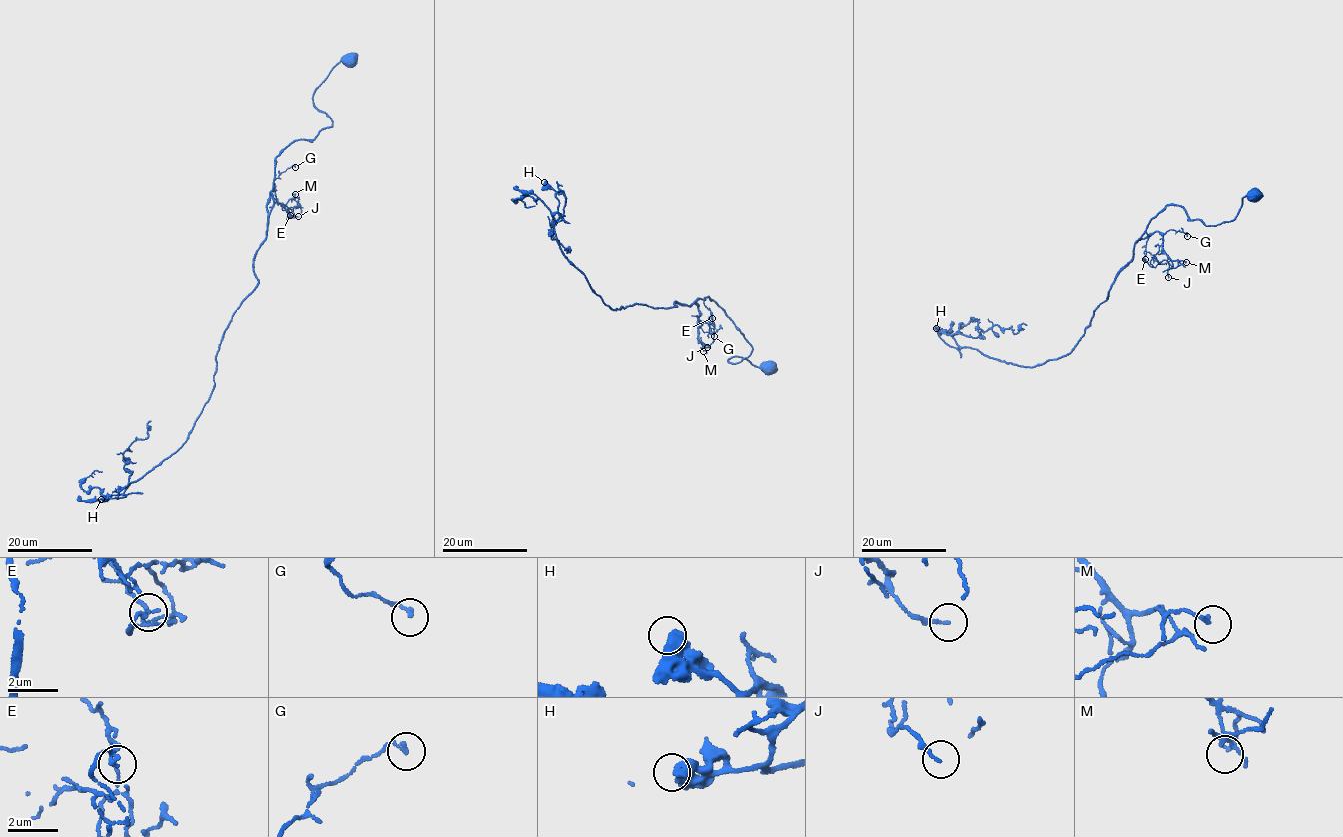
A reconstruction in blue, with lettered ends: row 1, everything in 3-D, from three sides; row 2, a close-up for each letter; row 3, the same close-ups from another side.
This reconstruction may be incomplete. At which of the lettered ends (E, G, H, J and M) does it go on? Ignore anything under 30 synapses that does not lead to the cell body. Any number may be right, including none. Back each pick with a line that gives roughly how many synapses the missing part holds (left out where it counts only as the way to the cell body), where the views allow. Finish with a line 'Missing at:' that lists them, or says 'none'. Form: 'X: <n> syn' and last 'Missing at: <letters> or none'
Missing at: none

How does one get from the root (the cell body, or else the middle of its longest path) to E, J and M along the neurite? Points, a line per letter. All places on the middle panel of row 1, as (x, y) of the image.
E: (768, 368), (736, 356), (728, 361), (737, 364), (752, 346), (706, 297), (710, 331), (712, 318)
J: (768, 368), (736, 356), (727, 361), (737, 364), (752, 346), (707, 297), (695, 303), (698, 337), (707, 347)
M: (768, 368), (762, 370), (736, 356), (727, 361), (737, 364), (752, 346), (707, 297), (695, 303), (703, 351)

